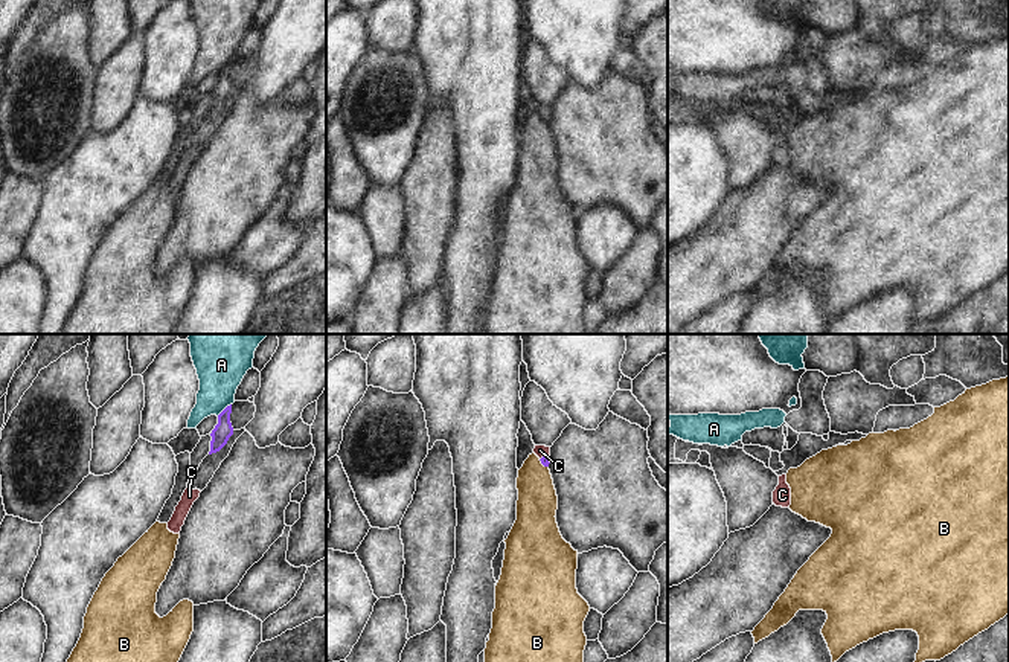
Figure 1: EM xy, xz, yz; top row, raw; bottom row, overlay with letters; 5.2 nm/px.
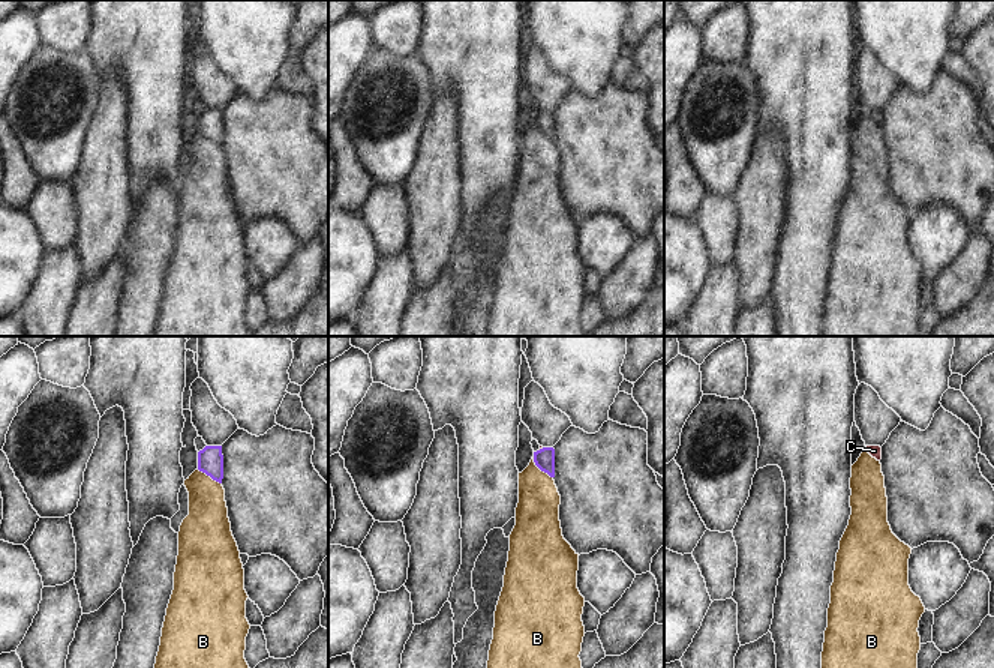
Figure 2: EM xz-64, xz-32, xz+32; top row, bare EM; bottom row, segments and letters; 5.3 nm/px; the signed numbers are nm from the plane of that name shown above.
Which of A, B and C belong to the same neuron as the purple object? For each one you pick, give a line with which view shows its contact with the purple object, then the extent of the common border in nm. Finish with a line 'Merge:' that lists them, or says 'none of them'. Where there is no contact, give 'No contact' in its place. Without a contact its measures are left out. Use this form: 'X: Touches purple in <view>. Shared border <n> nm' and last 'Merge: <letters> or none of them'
C: Touches purple in xz. Shared border 60 nm
Merge: C

